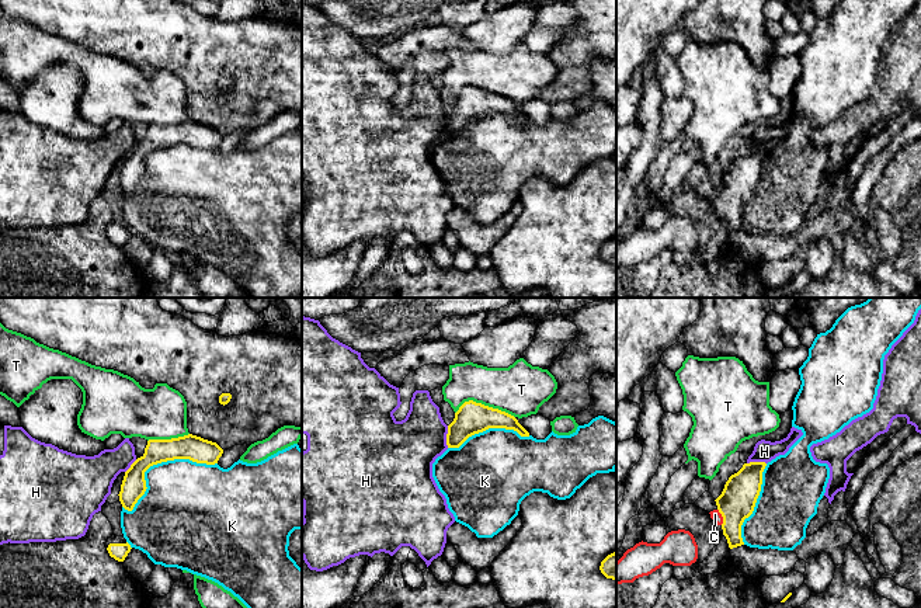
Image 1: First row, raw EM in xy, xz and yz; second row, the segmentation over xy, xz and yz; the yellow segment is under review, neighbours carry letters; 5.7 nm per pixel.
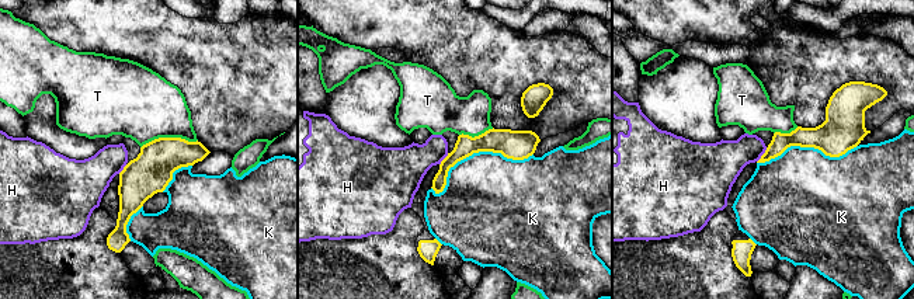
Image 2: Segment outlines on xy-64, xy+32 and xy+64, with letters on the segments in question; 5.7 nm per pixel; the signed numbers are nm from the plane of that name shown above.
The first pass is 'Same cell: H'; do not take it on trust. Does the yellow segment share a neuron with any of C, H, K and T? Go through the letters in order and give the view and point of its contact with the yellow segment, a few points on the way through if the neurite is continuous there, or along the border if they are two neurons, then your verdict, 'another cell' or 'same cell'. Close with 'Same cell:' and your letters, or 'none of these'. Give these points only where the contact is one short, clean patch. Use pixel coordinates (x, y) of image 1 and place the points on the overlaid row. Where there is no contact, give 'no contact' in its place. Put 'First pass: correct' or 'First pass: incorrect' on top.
First pass: incorrect
C: contact yz (722, 516); way yz (736, 503), (722, 516), (715, 514); same cell
H: contact xz (447, 437); border xz (448, 426), (447, 447); another cell
K: contact xy (157, 462); another cell
T: contact xz (483, 405); another cell
Same cell: C

